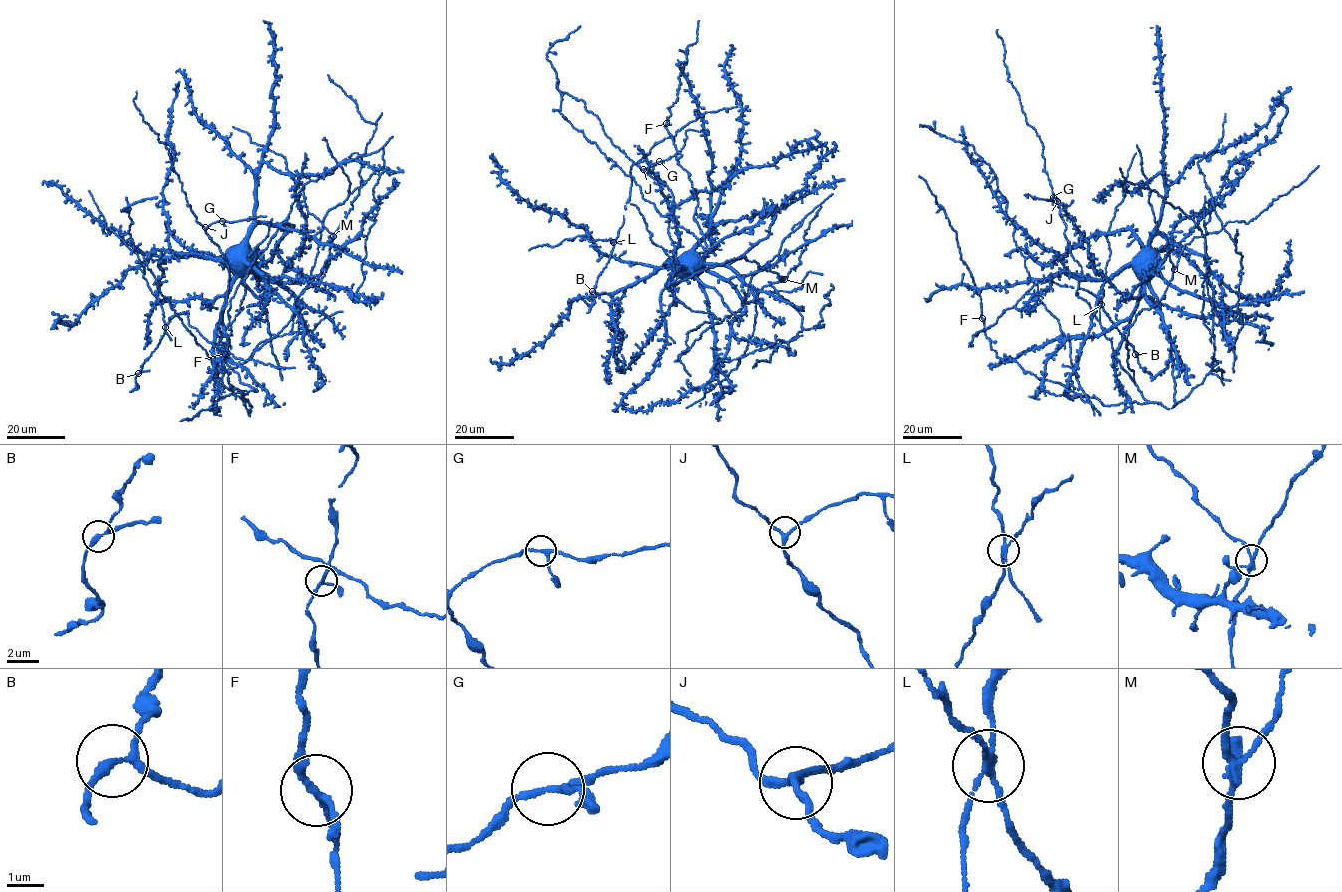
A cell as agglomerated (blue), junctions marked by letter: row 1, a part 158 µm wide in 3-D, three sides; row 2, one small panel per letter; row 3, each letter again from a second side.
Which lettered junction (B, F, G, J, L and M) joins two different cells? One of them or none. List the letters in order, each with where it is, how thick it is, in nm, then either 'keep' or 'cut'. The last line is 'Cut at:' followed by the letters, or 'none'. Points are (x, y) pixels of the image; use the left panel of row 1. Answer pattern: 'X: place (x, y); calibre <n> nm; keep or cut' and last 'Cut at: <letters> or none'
B: place (138, 373); calibre 200 nm; keep
F: place (225, 354); calibre 180 nm; keep
G: place (222, 221); calibre 170 nm; keep
J: place (205, 227); calibre 220 nm; keep
L: place (165, 327); calibre 180 nm; cut
M: place (333, 236); calibre 200 nm; keep
Cut at: L

